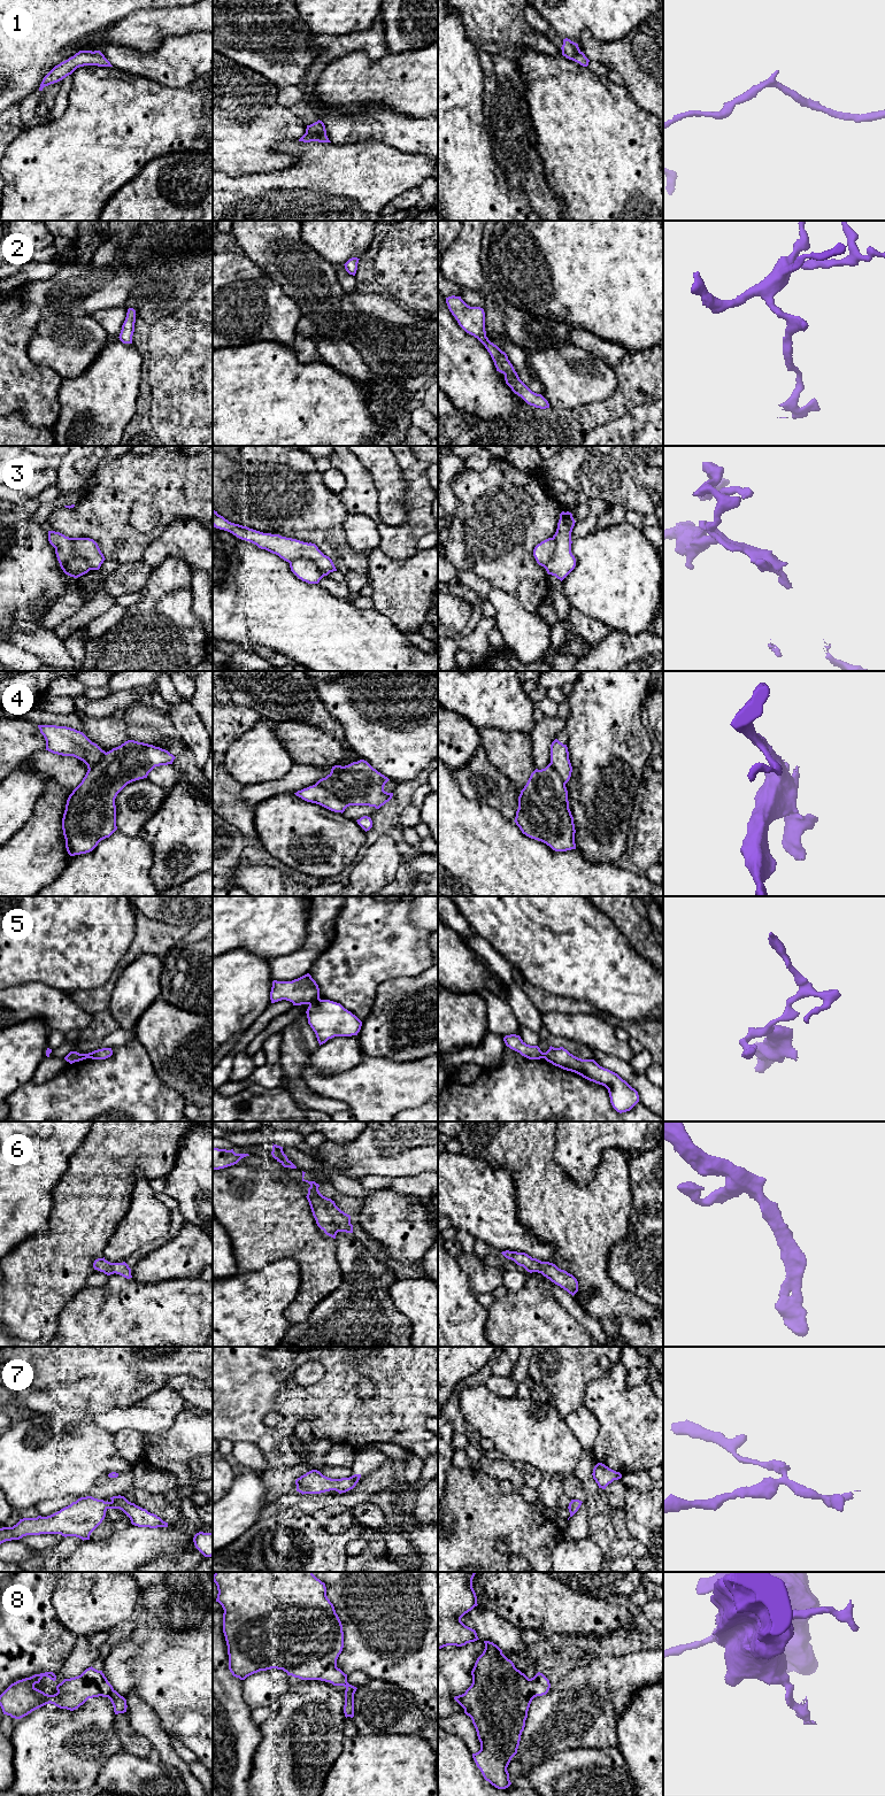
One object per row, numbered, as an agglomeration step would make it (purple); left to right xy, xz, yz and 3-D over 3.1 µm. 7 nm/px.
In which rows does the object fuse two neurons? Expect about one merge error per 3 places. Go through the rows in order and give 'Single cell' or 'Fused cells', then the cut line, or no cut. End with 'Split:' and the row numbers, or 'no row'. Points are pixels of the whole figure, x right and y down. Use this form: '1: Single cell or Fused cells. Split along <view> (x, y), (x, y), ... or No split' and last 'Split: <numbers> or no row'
1: Single cell. No split
2: Single cell. No split
3: Fused cells. Split along xy (67, 564), (74, 556), (81, 556), (90, 569)
4: Fused cells. Split along xz (316, 783), (349, 804)
5: Fused cells. Split along xz (320, 999), (309, 1004)
6: Single cell. No split
7: Single cell. No split
8: Single cell. No split
Split: 3, 4, 5

